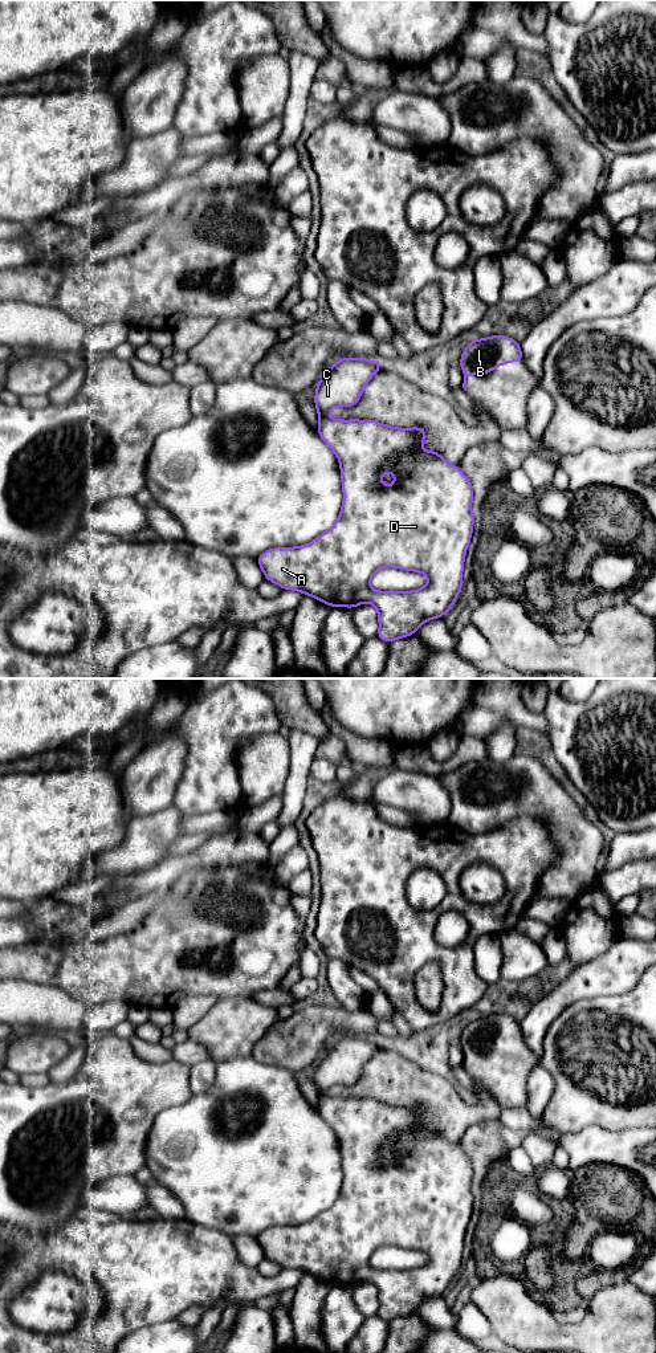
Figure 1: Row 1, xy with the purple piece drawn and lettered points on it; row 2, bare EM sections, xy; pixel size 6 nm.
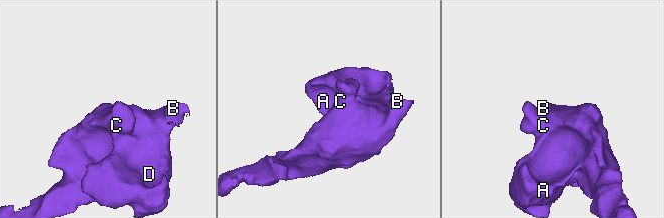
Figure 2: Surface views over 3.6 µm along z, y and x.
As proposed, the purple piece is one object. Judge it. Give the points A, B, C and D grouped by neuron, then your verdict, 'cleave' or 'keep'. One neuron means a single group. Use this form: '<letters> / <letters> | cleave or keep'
A B C D | keep

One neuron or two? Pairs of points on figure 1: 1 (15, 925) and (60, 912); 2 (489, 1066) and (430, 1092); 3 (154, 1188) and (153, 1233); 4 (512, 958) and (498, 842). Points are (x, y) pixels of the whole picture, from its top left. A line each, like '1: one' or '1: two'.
1: one
2: two
3: two
4: two

